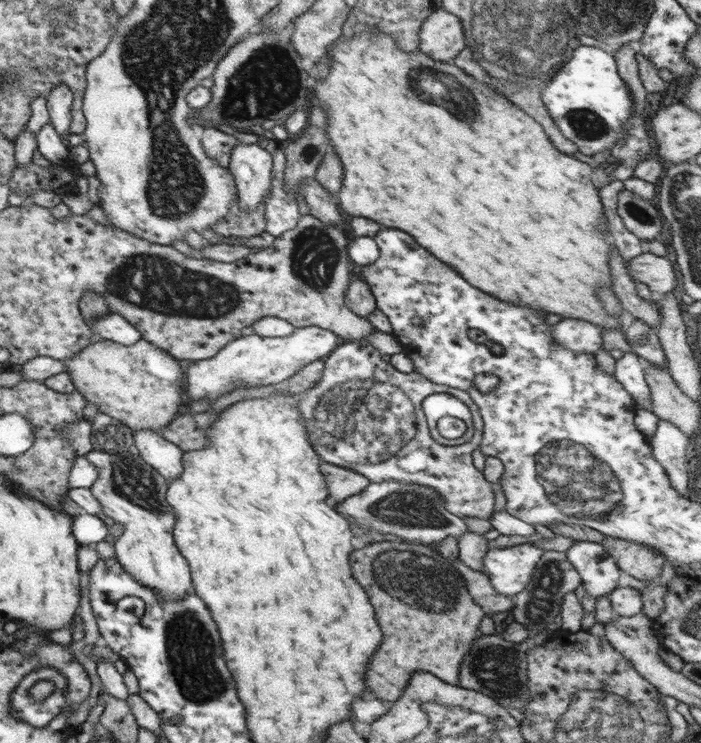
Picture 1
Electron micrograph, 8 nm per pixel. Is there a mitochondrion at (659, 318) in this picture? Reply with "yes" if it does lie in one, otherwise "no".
no

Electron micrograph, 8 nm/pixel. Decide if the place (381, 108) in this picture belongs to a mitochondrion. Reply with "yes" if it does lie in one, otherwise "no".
no

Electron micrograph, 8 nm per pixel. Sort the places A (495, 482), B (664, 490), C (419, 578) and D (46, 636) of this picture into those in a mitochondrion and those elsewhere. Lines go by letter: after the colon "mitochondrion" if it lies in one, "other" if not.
A: other
B: other
C: mitochondrion
D: other

